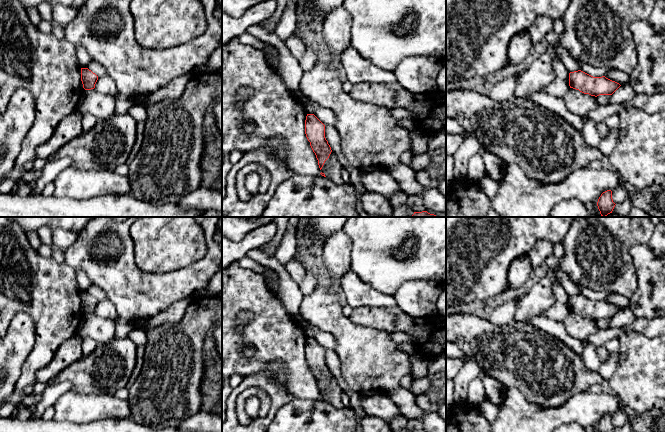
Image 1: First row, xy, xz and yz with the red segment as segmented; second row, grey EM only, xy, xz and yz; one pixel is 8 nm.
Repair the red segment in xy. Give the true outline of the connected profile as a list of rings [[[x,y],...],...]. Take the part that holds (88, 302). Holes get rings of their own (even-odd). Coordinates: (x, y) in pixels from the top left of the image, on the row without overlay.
[[[81,292],[81,305],[85,314],[91,314],[95,312],[95,308],[98,304],[98,300],[88,292]]]

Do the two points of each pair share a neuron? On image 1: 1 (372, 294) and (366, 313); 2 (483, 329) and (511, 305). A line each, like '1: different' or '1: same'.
1: different
2: different

